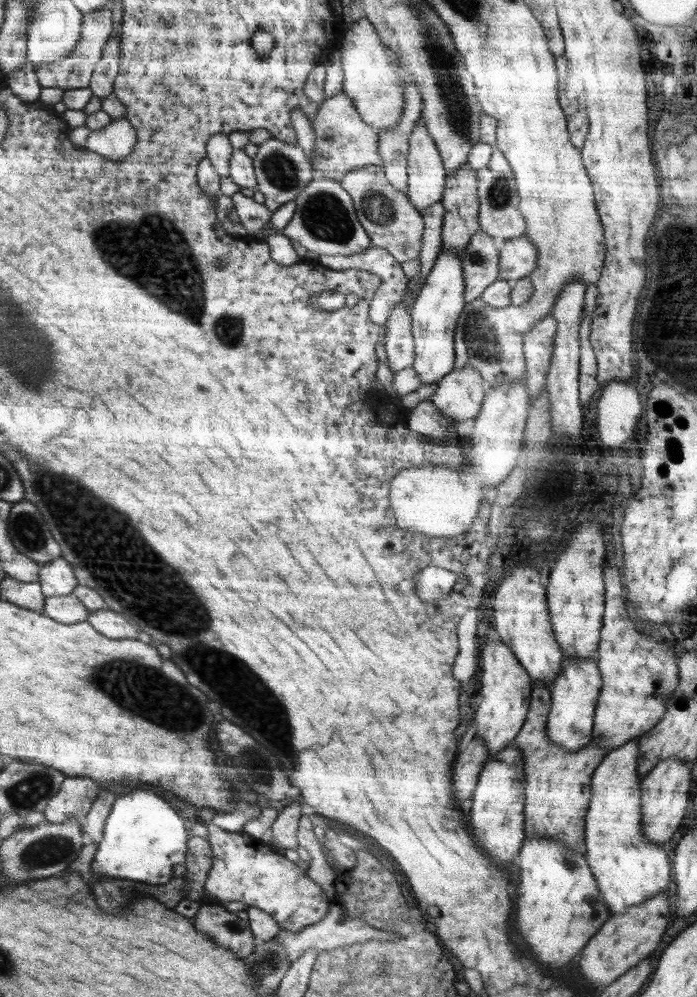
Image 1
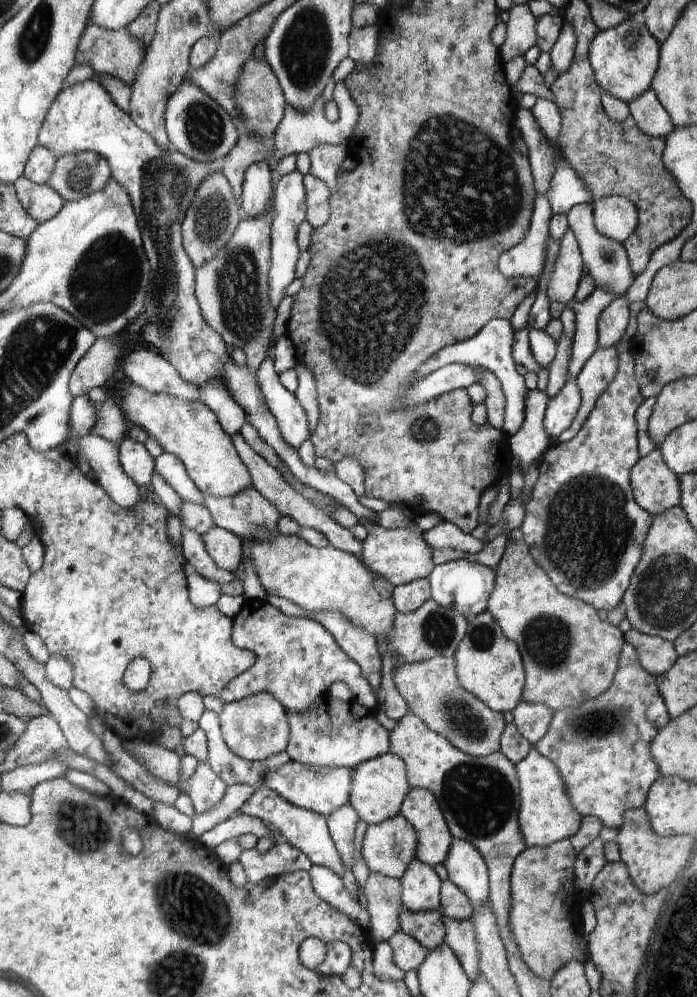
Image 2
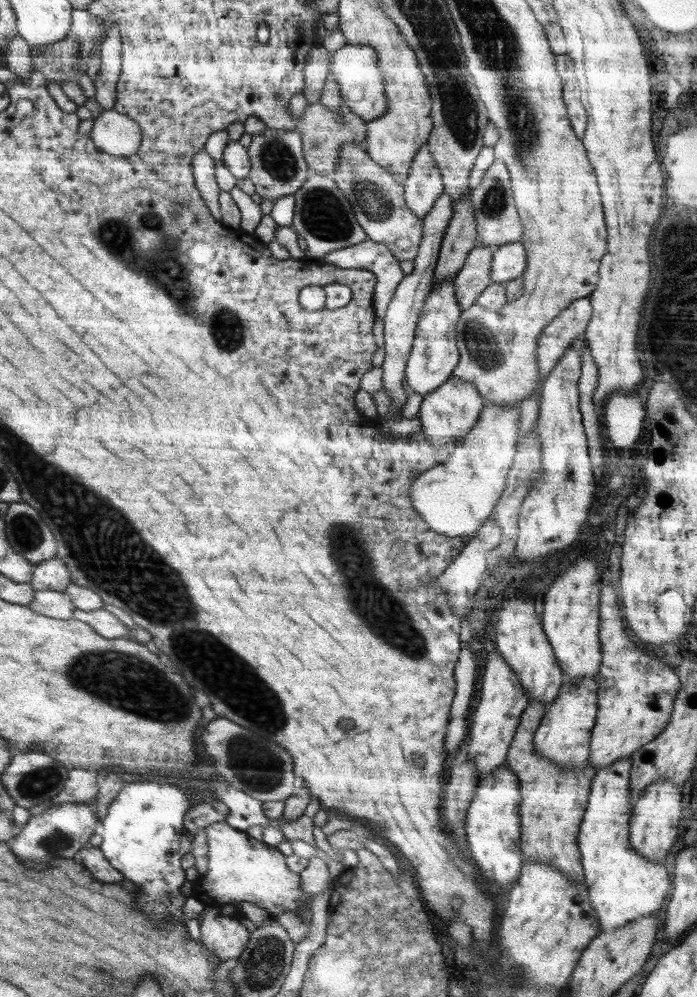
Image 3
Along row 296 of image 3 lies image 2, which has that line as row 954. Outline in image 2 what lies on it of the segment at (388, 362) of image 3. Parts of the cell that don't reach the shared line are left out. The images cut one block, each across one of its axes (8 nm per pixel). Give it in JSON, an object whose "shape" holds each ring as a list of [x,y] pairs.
{"shape":[[[400,930],[395,932],[387,940],[387,943],[392,947],[394,964],[407,975],[416,972],[417,968],[425,961],[429,951],[417,940]]]}

